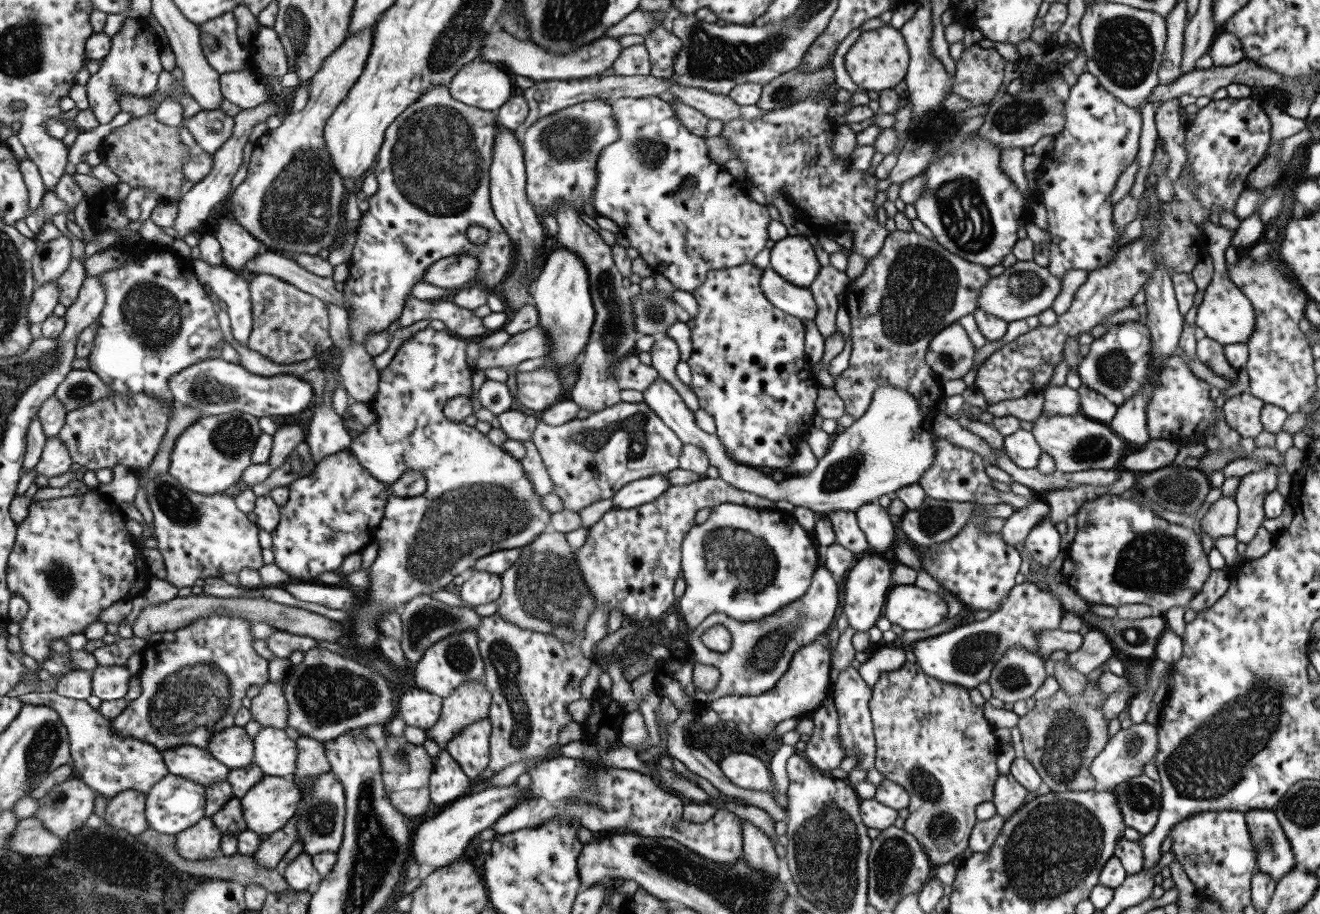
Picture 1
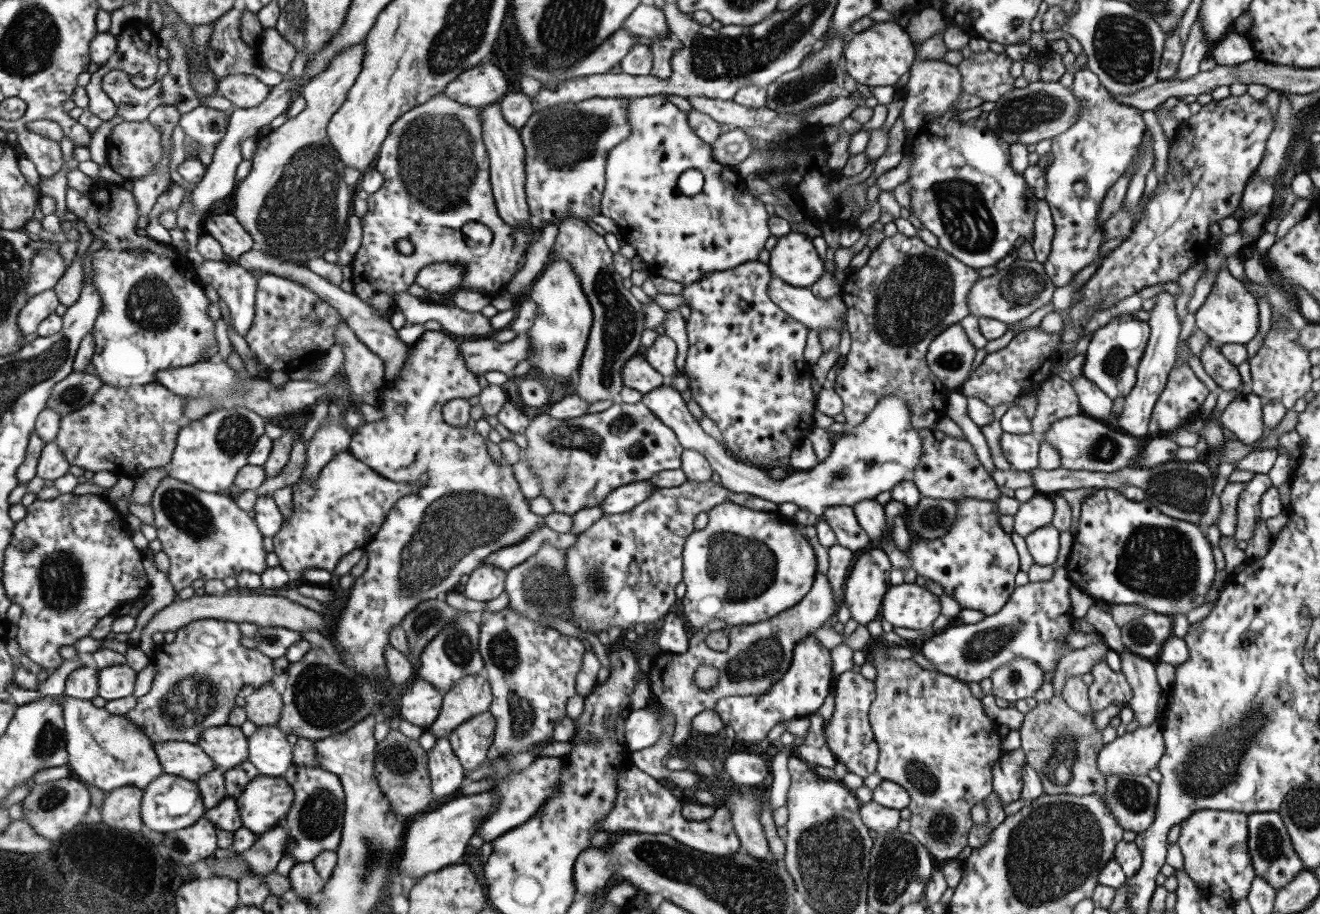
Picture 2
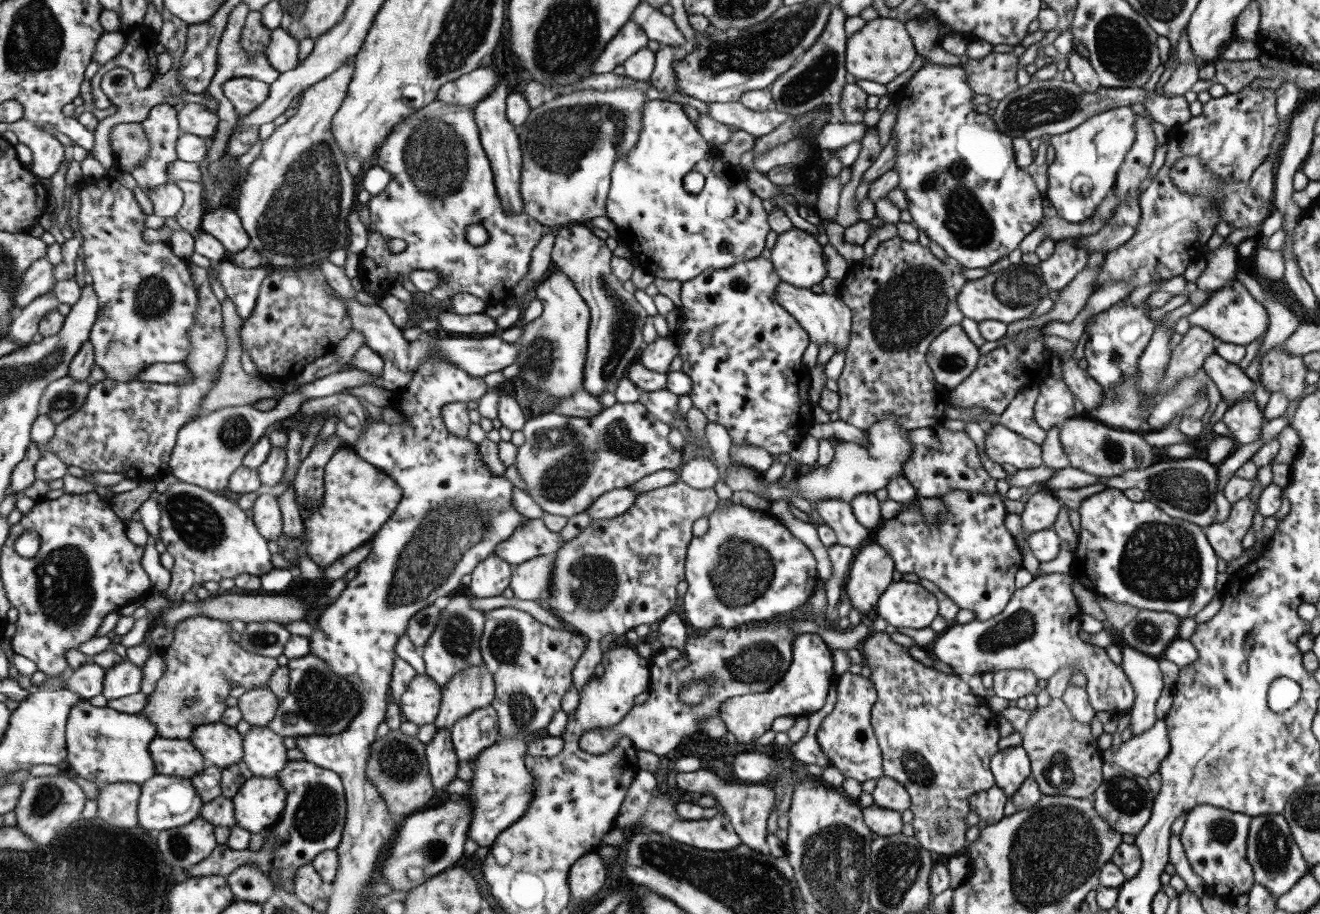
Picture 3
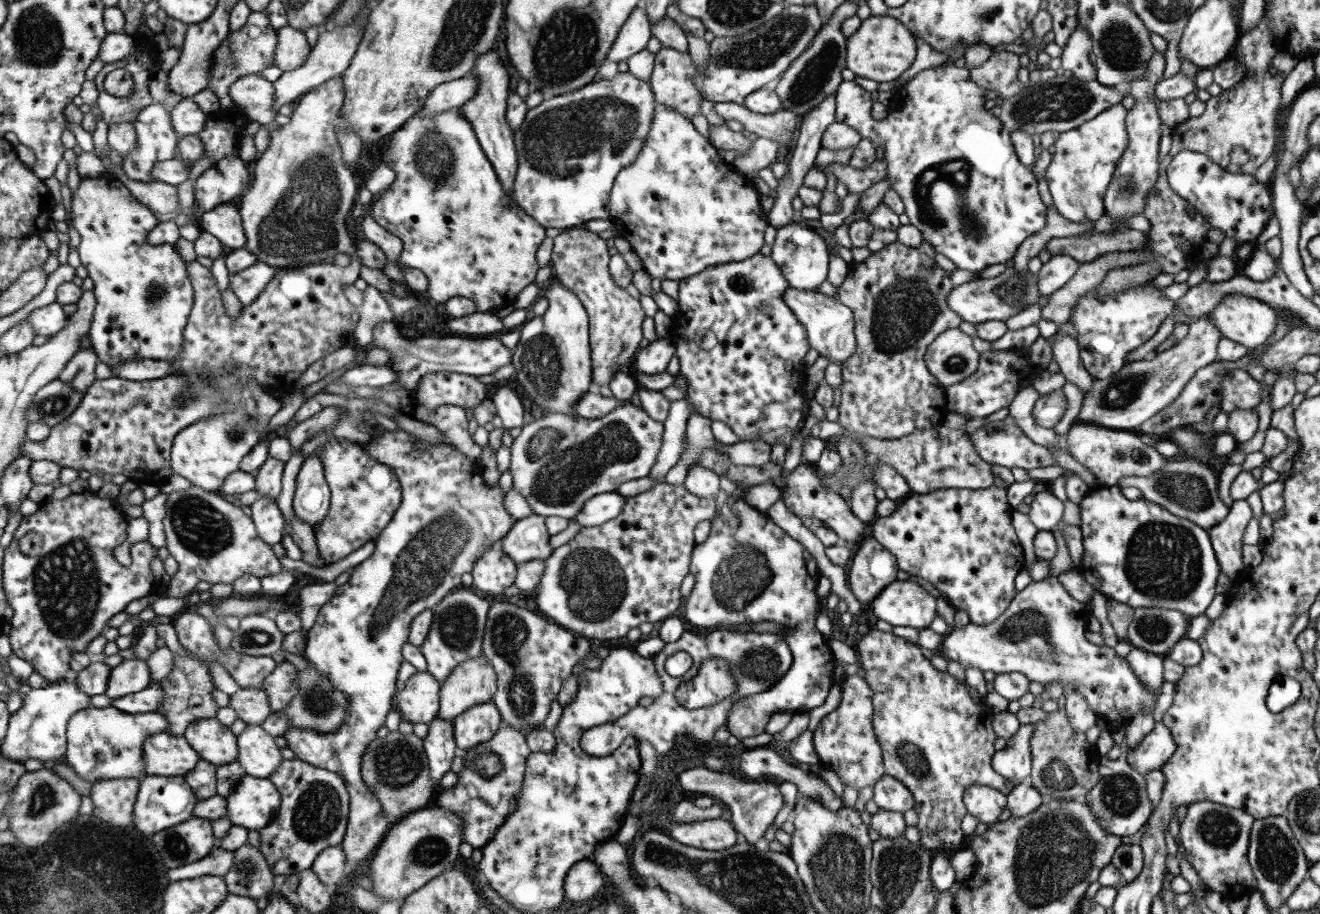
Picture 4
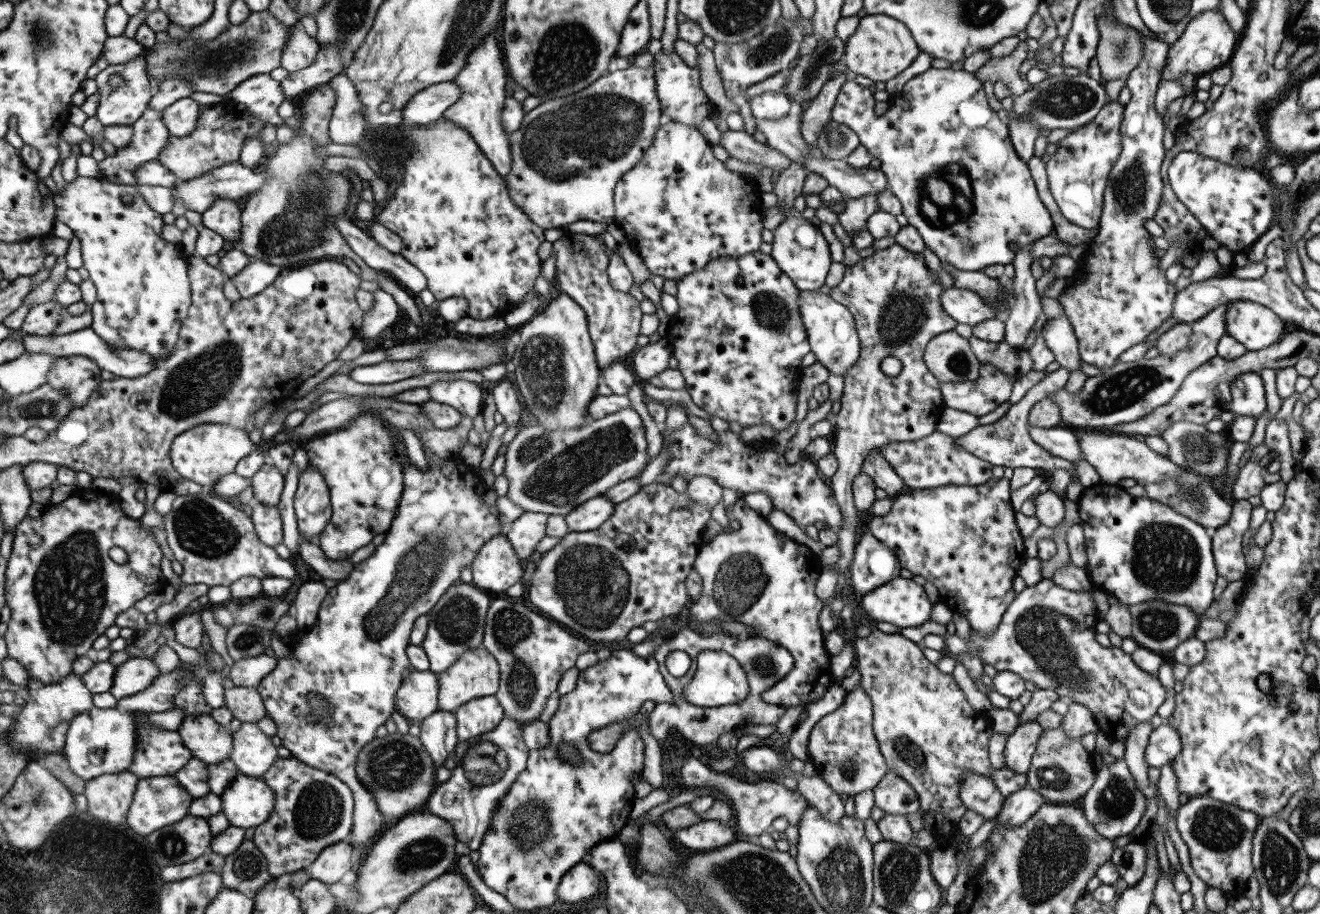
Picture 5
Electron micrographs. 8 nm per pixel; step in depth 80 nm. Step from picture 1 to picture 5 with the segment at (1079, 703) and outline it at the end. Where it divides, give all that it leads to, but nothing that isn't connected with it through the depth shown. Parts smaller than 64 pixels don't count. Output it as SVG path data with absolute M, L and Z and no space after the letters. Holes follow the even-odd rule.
M1062 722L1057 728L1043 728L1026 772L1026 786L1051 803L1078 803L1094 781L1091 754L1083 748L1079 738L1067 738Z

